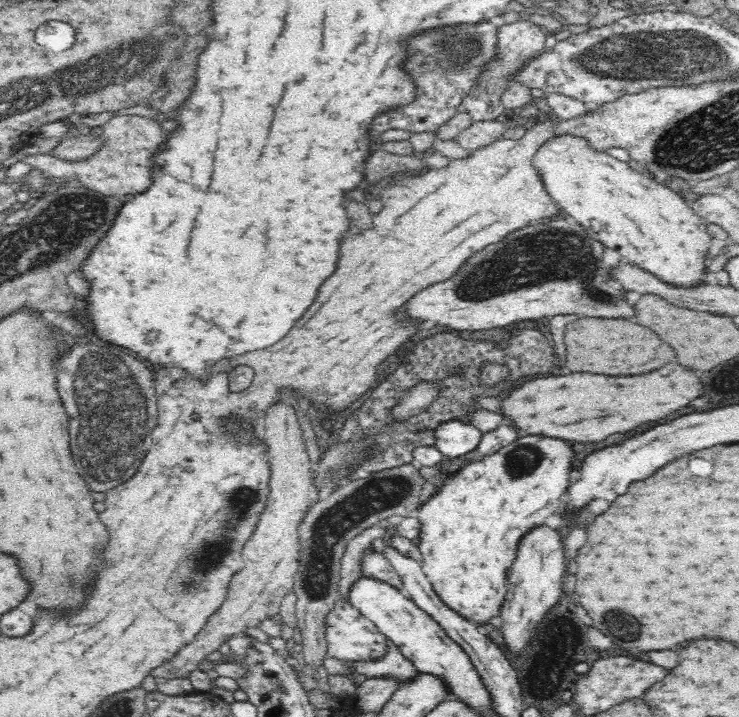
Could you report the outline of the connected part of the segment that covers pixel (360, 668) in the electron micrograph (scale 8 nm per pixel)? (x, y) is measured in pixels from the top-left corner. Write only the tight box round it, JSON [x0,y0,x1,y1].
[344,638,420,684]

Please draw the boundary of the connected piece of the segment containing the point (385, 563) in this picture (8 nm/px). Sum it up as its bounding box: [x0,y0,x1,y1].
[359,546,403,590]

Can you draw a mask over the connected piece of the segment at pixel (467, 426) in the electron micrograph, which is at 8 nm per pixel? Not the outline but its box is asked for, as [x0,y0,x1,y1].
[436,420,483,459]

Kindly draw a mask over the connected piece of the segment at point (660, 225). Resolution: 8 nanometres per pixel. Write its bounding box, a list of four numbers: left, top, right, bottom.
[540,136,712,288]

